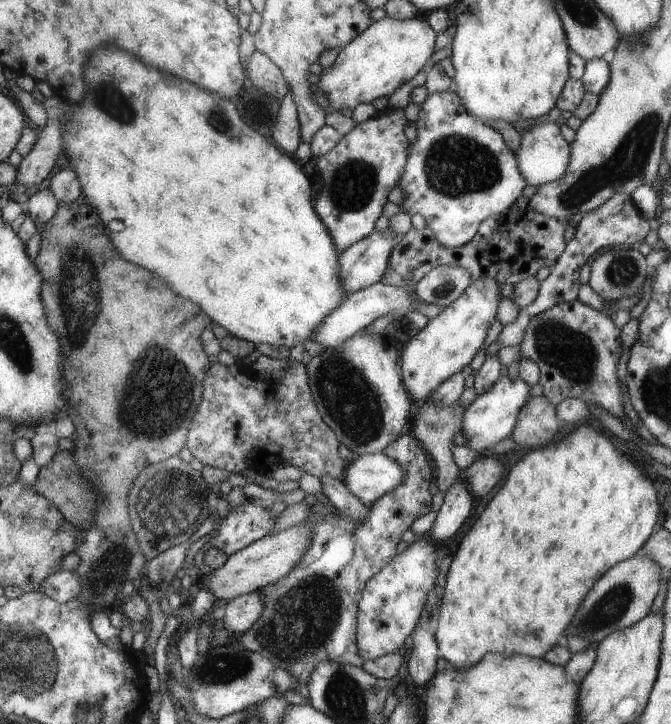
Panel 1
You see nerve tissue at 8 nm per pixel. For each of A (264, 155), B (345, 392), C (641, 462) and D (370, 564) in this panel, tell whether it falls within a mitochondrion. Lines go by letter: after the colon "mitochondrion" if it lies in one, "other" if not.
A: other
B: mitochondrion
C: other
D: other

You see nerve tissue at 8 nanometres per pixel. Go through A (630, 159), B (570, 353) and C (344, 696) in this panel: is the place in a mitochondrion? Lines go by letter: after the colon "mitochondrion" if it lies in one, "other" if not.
A: mitochondrion
B: mitochondrion
C: mitochondrion

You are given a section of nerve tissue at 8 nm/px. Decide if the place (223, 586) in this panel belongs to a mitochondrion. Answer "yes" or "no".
no

